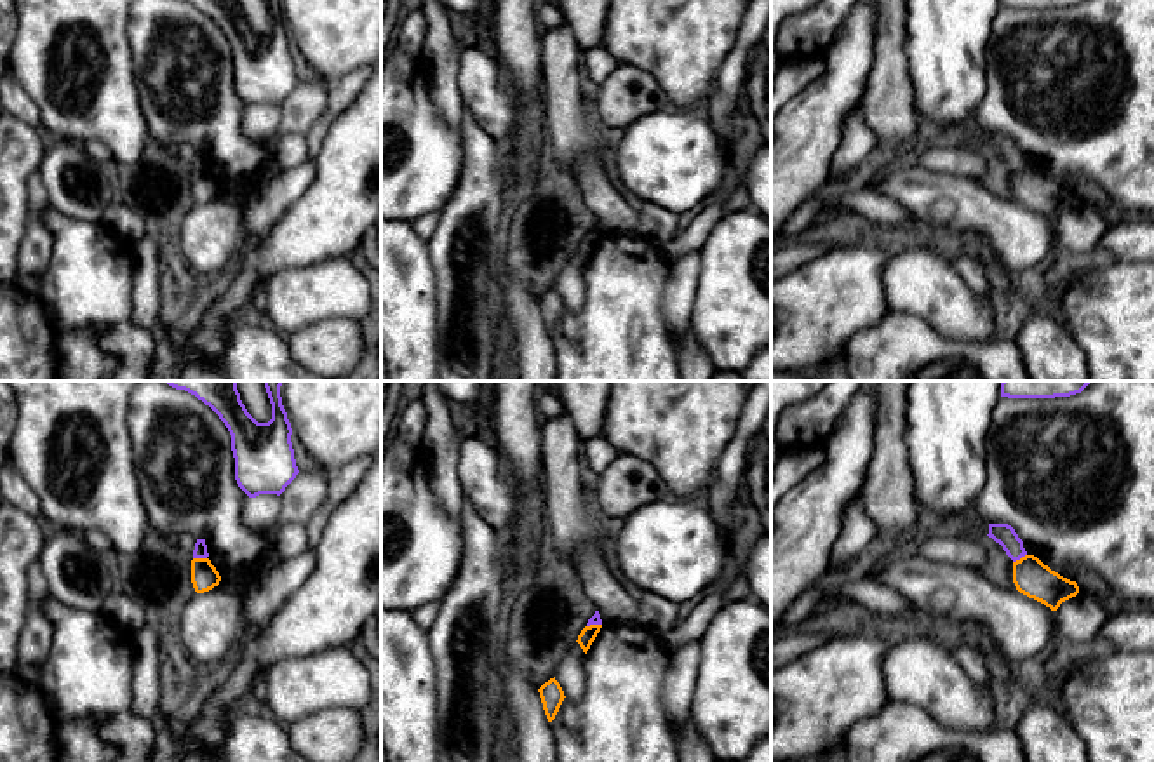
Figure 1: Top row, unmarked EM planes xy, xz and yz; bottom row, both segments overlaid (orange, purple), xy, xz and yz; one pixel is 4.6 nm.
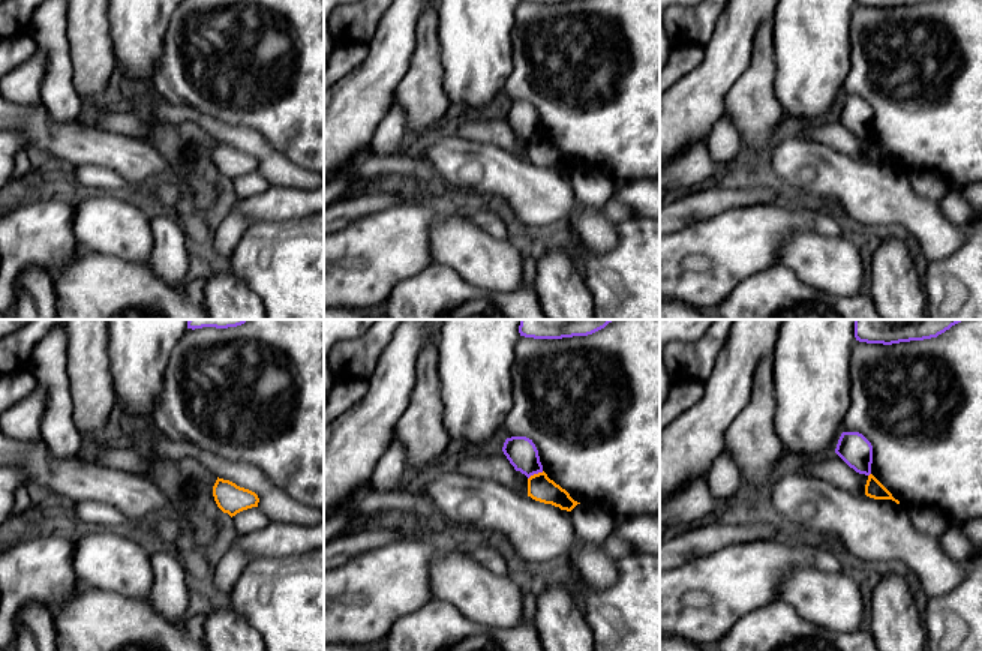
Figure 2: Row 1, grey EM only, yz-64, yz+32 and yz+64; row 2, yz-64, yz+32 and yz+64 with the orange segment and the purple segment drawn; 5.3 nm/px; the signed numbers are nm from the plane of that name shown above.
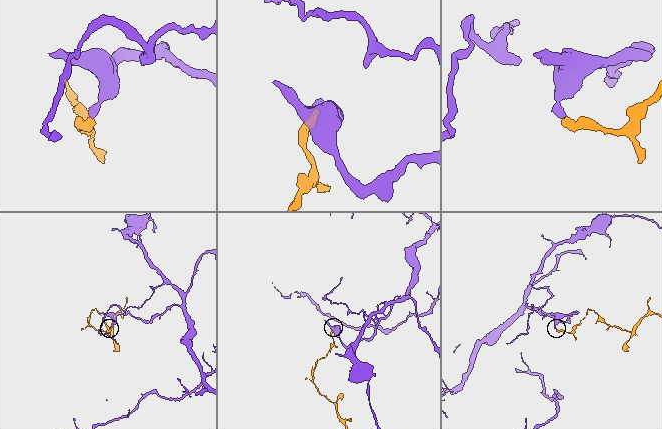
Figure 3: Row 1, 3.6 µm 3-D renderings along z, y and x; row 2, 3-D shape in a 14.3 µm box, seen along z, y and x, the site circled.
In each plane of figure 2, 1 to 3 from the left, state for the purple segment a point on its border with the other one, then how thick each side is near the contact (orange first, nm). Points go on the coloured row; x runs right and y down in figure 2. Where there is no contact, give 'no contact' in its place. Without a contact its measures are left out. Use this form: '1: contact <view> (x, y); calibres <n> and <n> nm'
1: no contact
2: contact yz+32 (535, 474); calibres 140 and 160 nm
3: no contact

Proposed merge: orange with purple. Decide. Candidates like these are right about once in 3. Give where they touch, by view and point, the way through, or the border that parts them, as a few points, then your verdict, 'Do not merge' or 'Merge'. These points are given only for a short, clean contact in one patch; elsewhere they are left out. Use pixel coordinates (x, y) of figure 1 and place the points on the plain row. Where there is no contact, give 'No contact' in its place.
Touches orange at xy (201, 169). Boundary: xy (194, 167), (206, 169). Do not merge

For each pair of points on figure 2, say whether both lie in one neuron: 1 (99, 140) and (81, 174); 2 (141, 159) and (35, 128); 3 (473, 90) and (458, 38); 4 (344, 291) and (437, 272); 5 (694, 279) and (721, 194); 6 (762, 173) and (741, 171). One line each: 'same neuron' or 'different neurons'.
1: different neurons
2: same neuron
3: same neuron
4: different neurons
5: different neurons
6: same neuron

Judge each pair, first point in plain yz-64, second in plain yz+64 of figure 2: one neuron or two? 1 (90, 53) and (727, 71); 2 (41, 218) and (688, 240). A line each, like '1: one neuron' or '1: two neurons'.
1: two neurons
2: one neuron

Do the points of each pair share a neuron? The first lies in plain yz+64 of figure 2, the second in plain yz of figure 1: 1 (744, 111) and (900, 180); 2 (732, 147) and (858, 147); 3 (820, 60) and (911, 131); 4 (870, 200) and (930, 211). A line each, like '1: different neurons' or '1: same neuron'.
1: different neurons
2: same neuron
3: different neurons
4: same neuron

